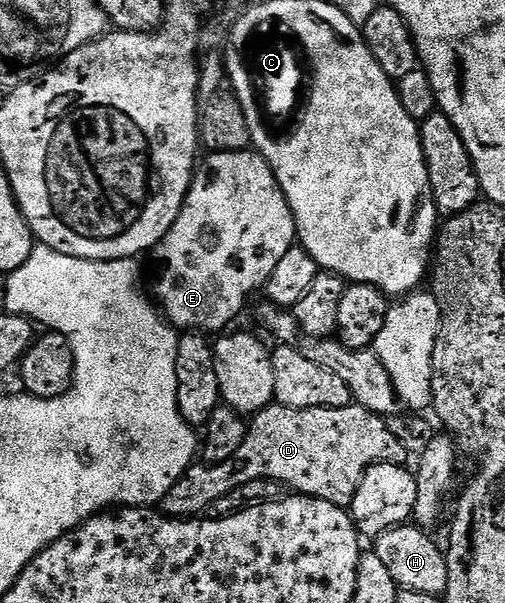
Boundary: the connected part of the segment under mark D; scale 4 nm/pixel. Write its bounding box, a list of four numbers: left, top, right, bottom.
[160,404,407,518]

